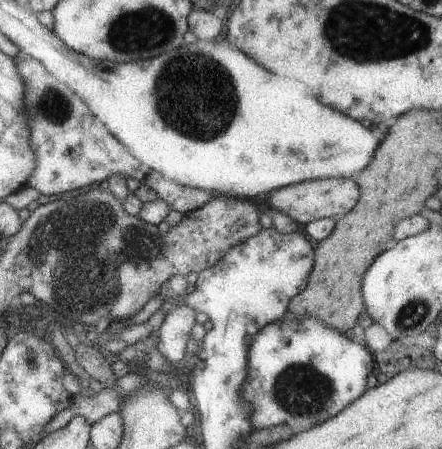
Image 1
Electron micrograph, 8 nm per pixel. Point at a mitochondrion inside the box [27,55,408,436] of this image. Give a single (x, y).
(302, 390)

